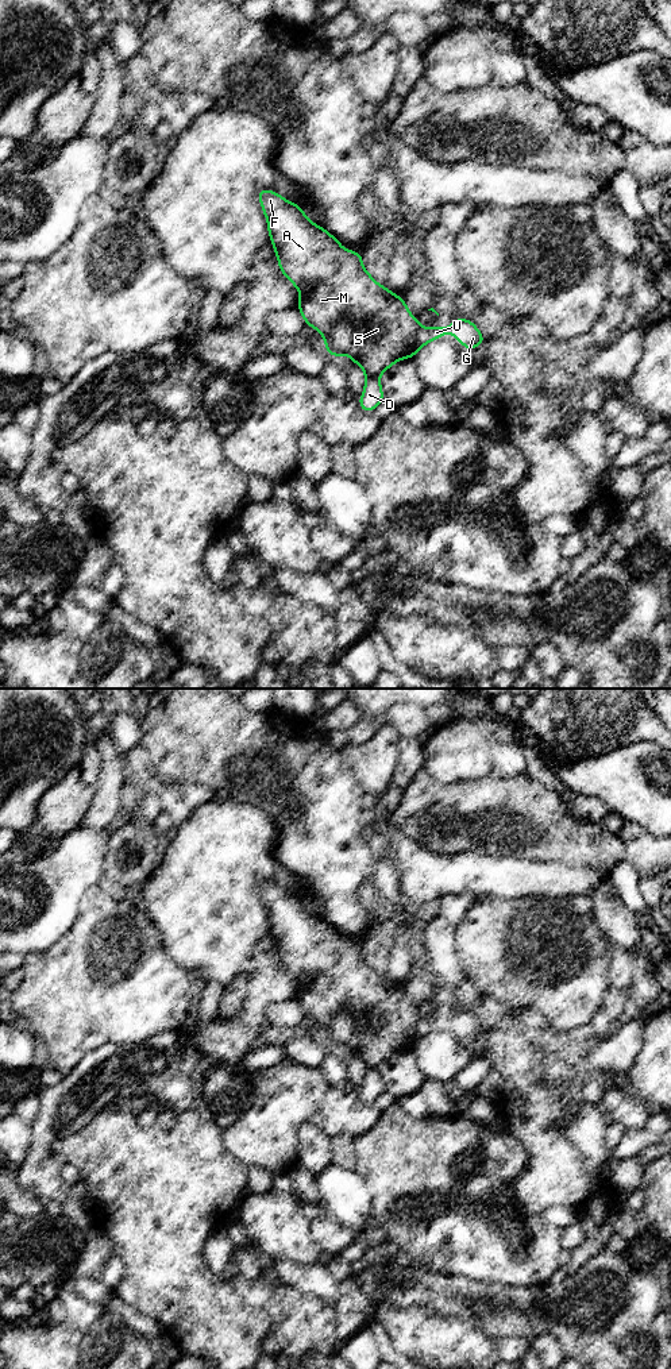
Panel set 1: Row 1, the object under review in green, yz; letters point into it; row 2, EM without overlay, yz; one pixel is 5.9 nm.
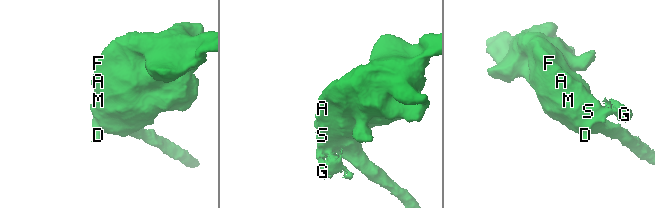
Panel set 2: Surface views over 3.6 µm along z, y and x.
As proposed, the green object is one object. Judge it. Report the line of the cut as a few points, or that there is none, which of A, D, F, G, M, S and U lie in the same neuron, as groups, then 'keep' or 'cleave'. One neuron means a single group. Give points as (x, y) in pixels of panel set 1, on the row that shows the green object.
cut yz (419, 324), (416, 344), (407, 357); groups A F M S / D G U; cleave

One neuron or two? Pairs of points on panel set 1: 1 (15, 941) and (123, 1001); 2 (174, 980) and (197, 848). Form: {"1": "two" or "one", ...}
{"1": "two", "2": "two"}

